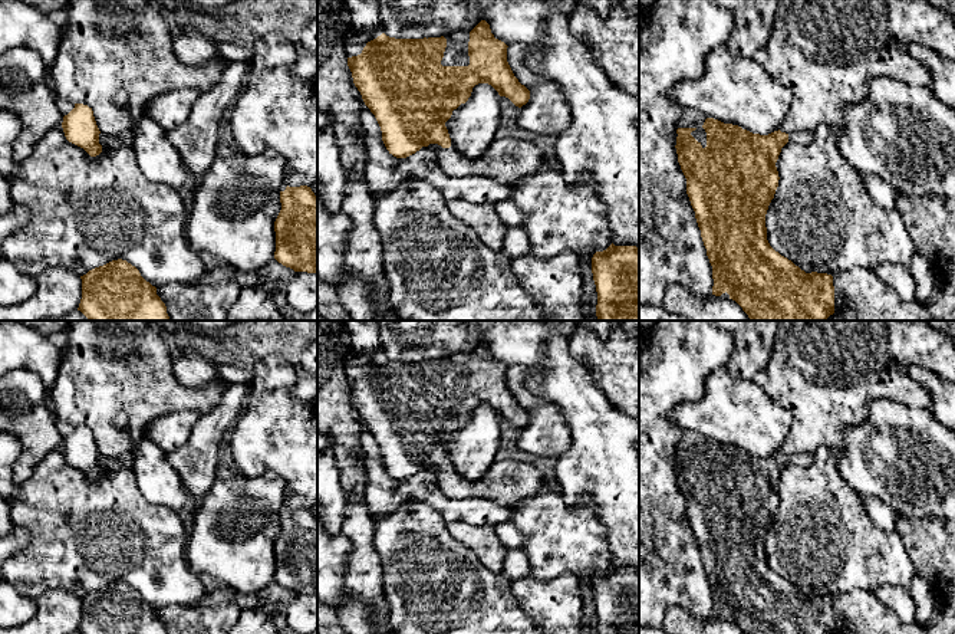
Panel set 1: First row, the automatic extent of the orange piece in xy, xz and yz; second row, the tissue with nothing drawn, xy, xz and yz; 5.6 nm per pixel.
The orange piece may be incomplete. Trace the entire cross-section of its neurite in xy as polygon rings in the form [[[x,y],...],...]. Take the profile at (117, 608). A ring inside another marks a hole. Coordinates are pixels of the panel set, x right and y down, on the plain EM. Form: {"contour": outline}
{"contour": [[[112,582],[80,601],[80,634],[167,634],[157,610],[126,582]]]}

